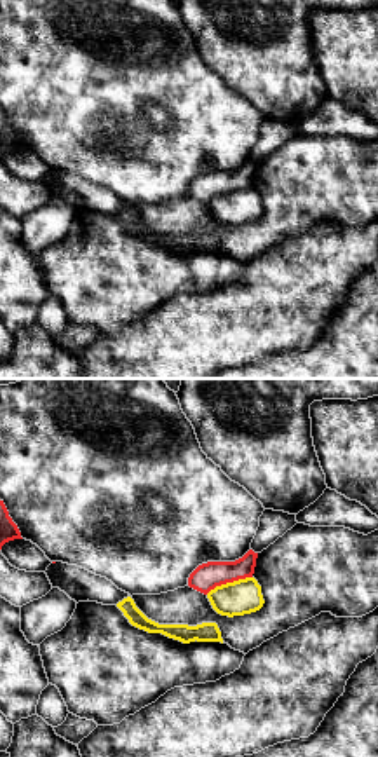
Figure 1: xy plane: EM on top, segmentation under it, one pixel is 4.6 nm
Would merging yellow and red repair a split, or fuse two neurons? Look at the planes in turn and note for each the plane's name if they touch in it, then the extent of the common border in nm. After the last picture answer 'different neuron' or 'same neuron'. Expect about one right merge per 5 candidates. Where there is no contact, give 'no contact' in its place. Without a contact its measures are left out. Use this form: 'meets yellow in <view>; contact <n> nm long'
meets yellow in xy; contact 240 nm long

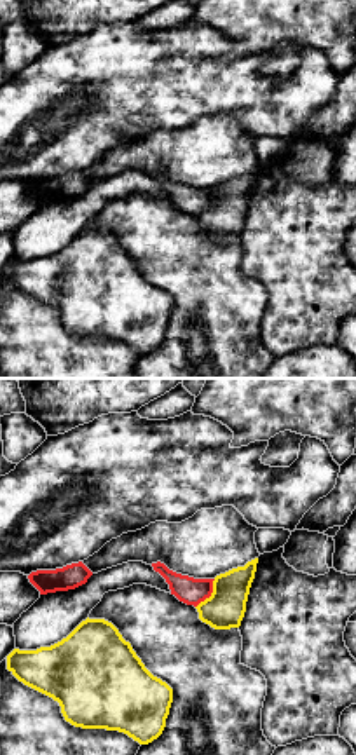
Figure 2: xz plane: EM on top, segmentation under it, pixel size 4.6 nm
meets yellow in xz; contact 160 nm long

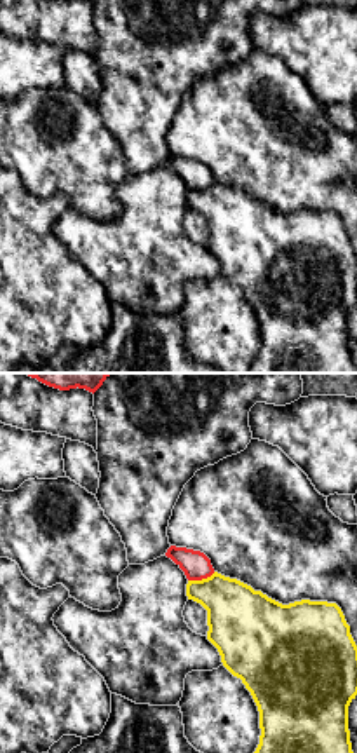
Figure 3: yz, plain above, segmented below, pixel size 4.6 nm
meets yellow in yz; contact 130 nm long

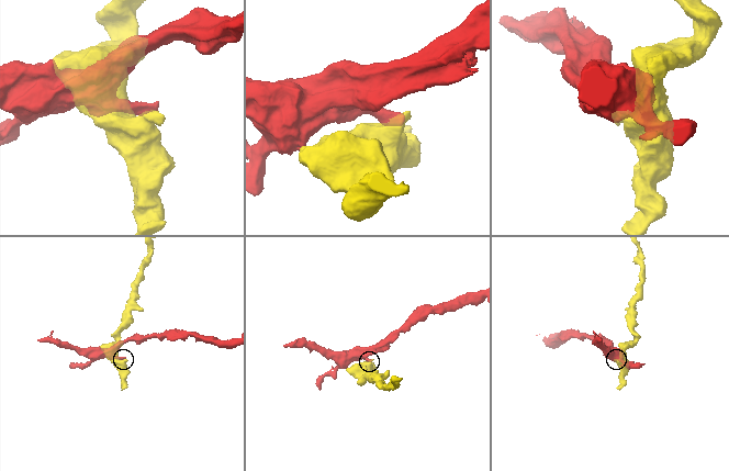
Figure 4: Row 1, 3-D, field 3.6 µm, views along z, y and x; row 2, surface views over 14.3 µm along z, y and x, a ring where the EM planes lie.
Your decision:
different neuron

